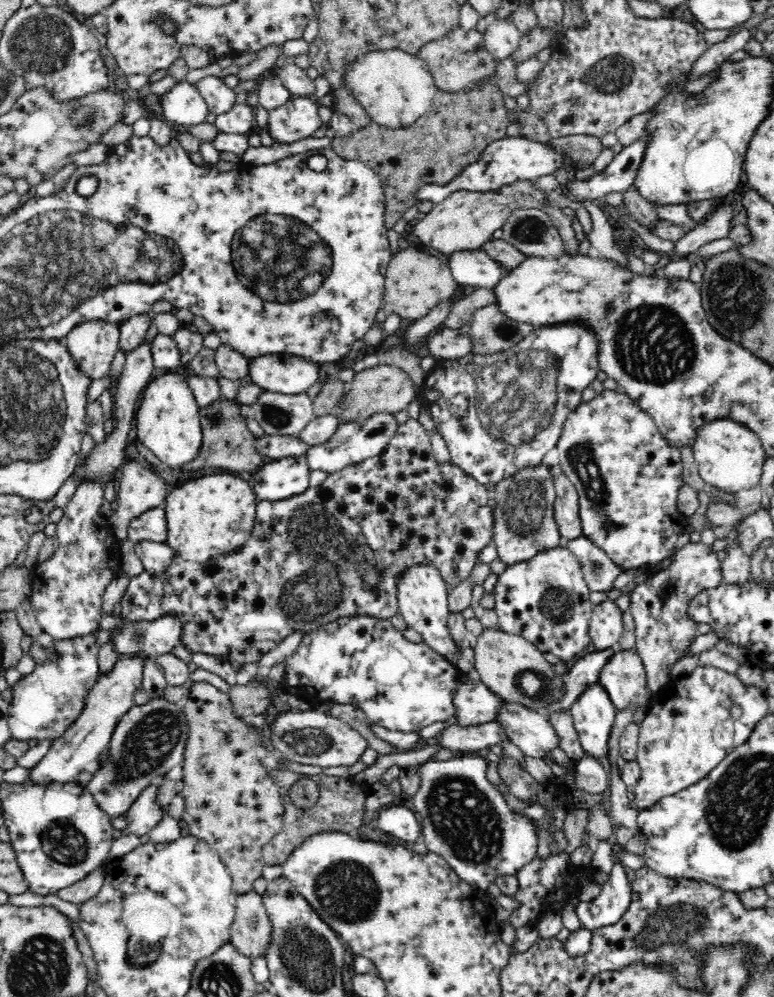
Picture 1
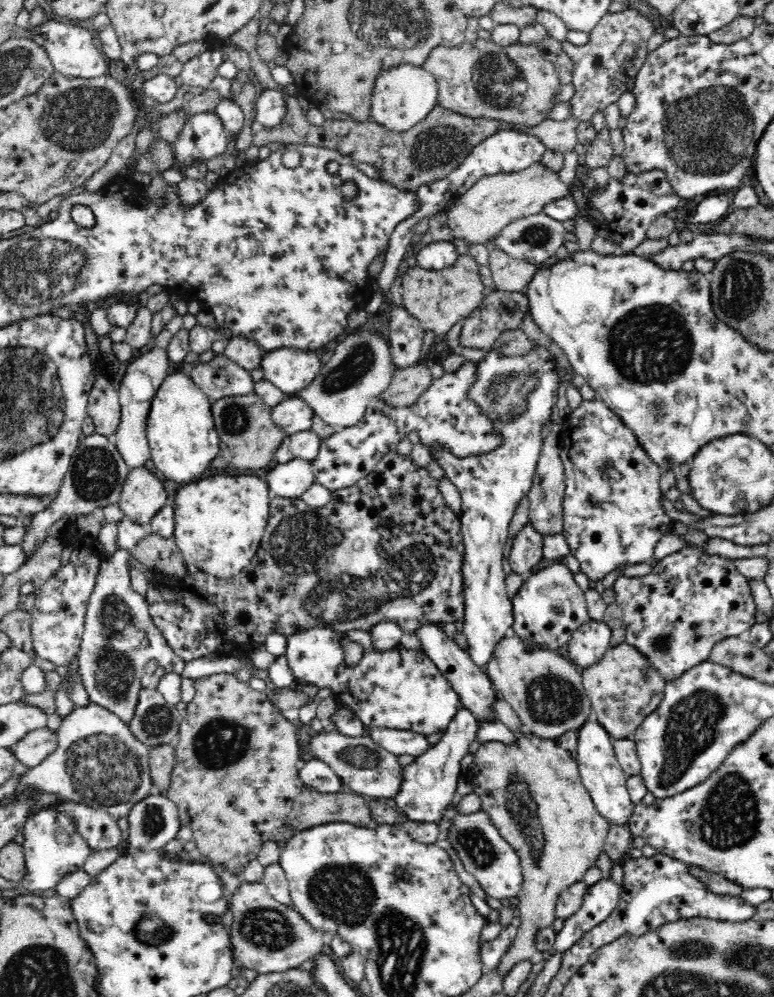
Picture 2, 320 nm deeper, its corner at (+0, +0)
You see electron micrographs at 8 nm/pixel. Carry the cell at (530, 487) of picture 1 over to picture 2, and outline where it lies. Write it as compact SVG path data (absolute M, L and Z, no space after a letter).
M526 525L515 538L509 554L512 572L526 576L538 567L543 557L543 534Z

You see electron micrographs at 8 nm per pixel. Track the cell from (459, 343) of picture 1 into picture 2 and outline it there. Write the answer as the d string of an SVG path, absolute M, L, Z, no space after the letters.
M491 290L487 292L482 304L465 318L460 334L460 347L471 349L491 349L504 332L520 330L525 314L529 312L529 298L525 293Z

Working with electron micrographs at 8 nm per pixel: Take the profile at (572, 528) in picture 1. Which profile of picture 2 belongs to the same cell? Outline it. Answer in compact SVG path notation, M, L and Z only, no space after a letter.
M551 426L538 458L537 468L527 497L529 498L528 524L543 535L556 535L562 532L562 500L565 490L564 466L558 455L561 426Z

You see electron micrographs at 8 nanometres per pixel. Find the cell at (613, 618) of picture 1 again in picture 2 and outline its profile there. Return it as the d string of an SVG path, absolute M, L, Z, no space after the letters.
M590 620L572 633L562 652L583 670L598 662L610 647L610 627L603 620Z

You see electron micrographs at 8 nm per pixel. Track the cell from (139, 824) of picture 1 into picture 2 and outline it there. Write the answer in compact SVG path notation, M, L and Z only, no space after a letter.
M159 794L135 804L127 818L130 823L128 845L137 851L163 851L170 840L177 839L181 828L176 805Z

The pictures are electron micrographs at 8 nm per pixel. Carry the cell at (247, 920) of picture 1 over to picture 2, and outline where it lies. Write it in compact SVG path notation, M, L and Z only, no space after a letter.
M263 883L241 884L229 900L229 908L233 914L231 924L231 942L235 959L246 969L254 970L257 974L284 972L299 967L304 962L322 955L324 950L324 933L316 930L297 910L278 902L267 892Z

